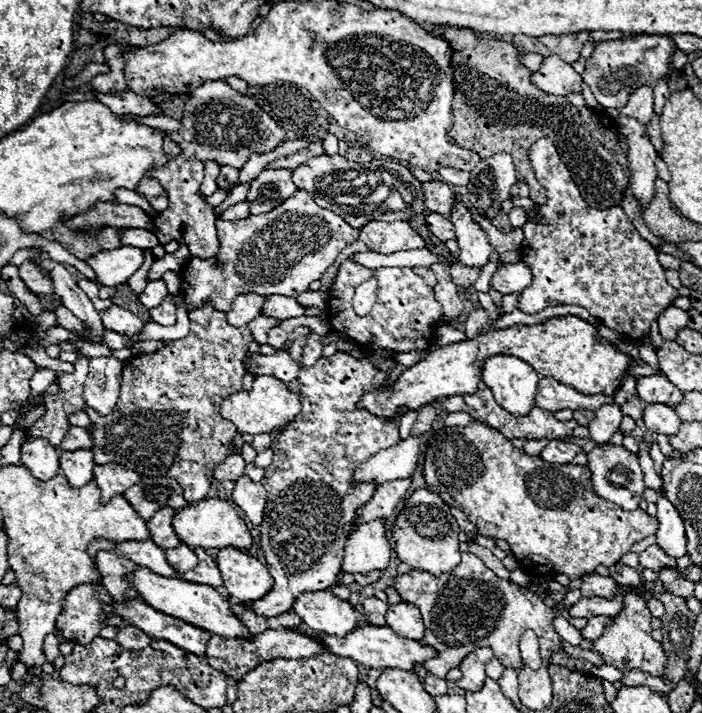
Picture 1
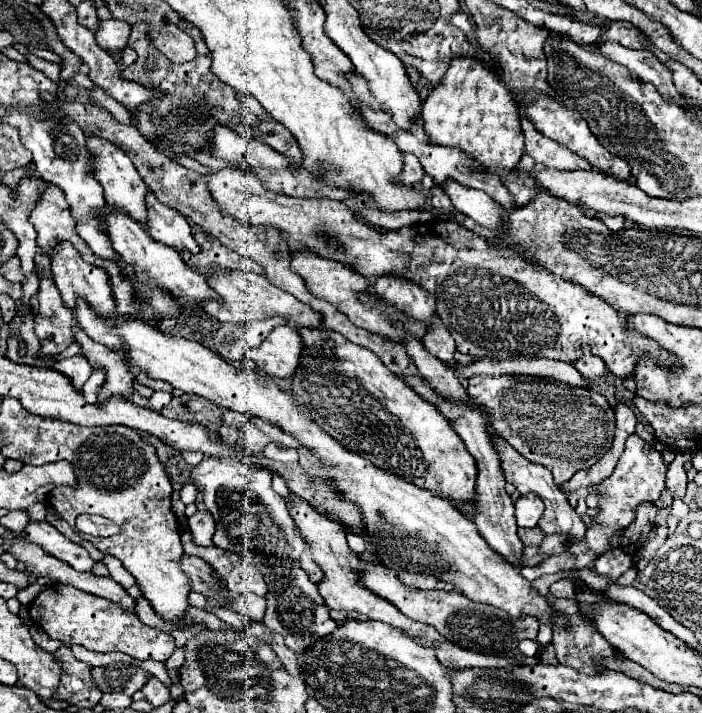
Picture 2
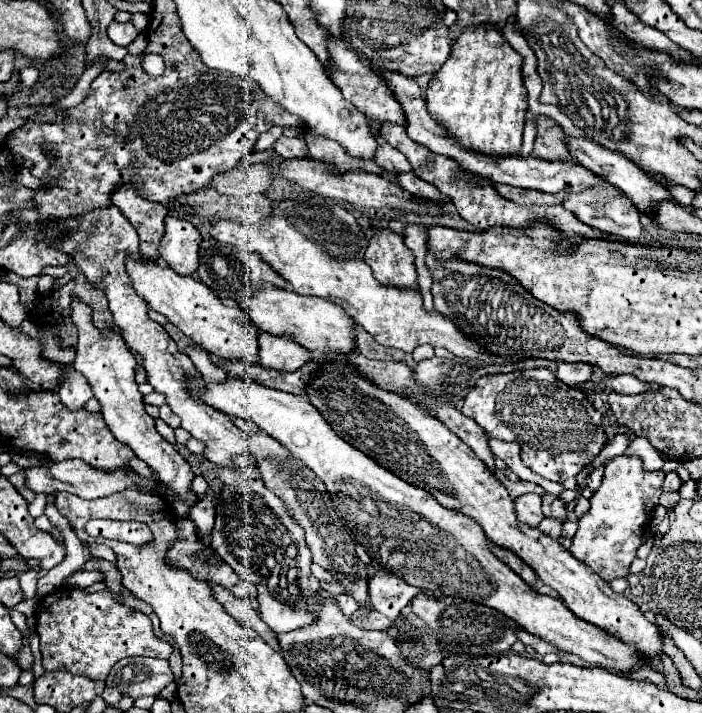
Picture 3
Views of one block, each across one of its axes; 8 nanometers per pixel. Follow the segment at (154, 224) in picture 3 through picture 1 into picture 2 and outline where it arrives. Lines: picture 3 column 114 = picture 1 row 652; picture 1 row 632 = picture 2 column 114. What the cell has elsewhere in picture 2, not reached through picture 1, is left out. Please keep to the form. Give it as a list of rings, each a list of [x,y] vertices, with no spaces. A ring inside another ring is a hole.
[[[88,136],[88,150],[90,154],[94,156],[96,160],[96,180],[102,184],[104,188],[104,198],[106,198],[106,204],[118,212],[124,212],[124,214],[130,214],[134,216],[136,222],[140,224],[146,224],[148,216],[146,216],[146,194],[148,194],[148,188],[142,180],[142,176],[138,174],[138,170],[134,168],[132,160],[114,144],[110,144],[108,140],[102,140],[102,138],[96,138],[96,136]]]

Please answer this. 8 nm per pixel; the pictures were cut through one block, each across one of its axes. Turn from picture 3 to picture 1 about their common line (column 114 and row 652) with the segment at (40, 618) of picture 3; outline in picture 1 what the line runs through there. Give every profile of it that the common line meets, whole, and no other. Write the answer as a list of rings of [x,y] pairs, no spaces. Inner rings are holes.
[[[626,594],[623,610],[613,618],[613,623],[605,628],[600,638],[594,640],[592,650],[600,652],[604,656],[606,664],[610,664],[622,672],[642,670],[642,672],[648,672],[652,676],[660,676],[664,670],[666,656],[664,656],[660,642],[656,642],[650,636],[650,632],[652,632],[650,620],[652,620],[652,614],[648,612],[646,600],[640,598],[638,594]]]

